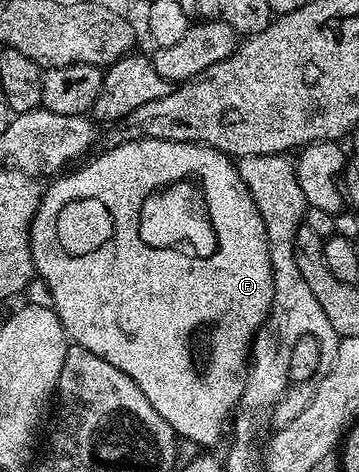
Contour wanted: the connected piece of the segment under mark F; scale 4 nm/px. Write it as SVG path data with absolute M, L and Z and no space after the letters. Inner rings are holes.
M154 138L124 142L119 148L101 152L98 158L91 159L86 166L70 174L65 172L54 177L54 182L44 187L41 203L33 217L29 229L29 247L36 277L45 281L53 297L51 305L70 343L87 348L87 352L95 352L95 356L107 360L107 364L115 364L119 372L135 380L139 392L143 392L143 396L151 400L151 408L155 408L155 412L159 412L159 416L171 424L178 439L185 441L186 438L201 446L197 448L213 448L221 438L221 429L224 426L226 429L235 404L243 396L253 340L272 306L269 233L265 231L261 214L241 178L205 180L205 222L213 234L213 248L209 254L217 256L207 262L197 262L175 256L173 252L145 248L139 242L139 230L149 200L167 192L169 188L177 188L177 176L183 176L189 170L201 172L205 176L205 164L197 164L197 146L195 156L191 156L191 162L187 162L187 156L167 156L175 150L173 142L171 148L167 148L167 144L167 140ZM165 284L191 286L187 288L191 290L191 312L183 316L167 316L153 308L159 302L157 294ZM200 326L217 326L213 330L213 347L209 350L209 367L205 370L205 379L193 374L193 354L189 351L193 330Z

